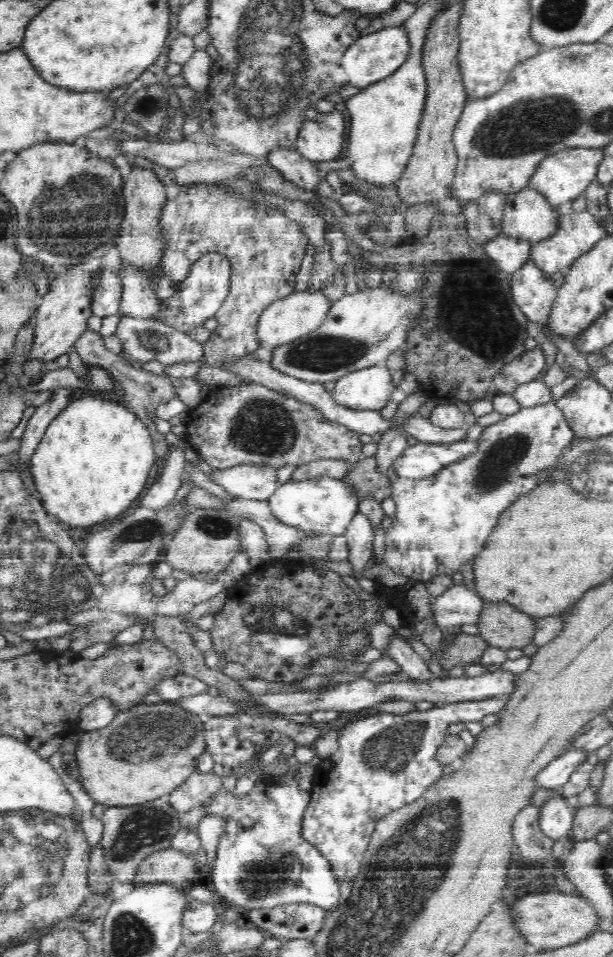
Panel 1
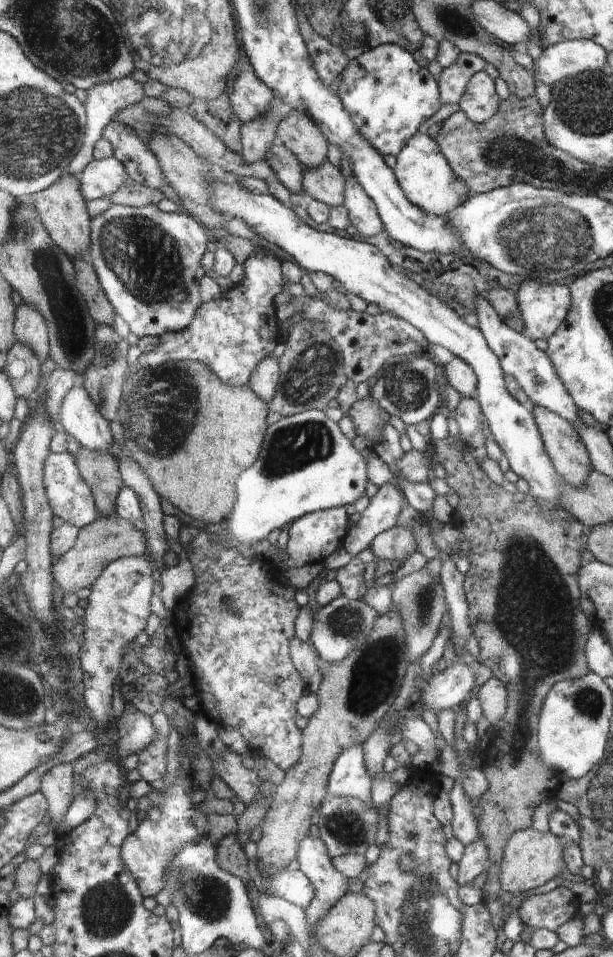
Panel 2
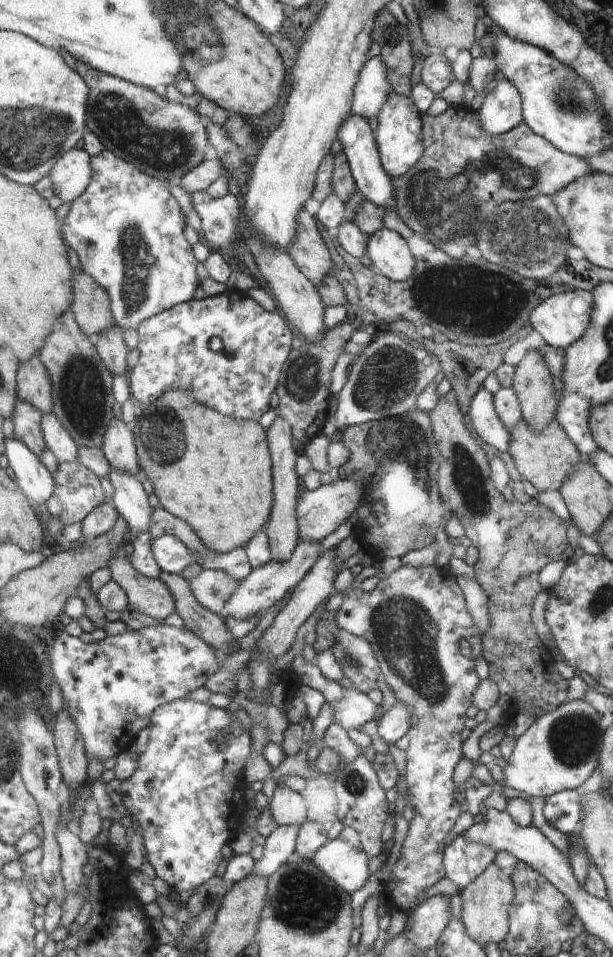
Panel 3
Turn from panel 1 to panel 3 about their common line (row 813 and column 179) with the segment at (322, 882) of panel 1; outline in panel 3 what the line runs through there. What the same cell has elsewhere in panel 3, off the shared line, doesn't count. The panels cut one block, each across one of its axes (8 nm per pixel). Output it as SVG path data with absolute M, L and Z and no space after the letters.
M109 149L92 157L92 168L92 184L73 202L69 215L62 222L64 234L70 246L79 255L83 270L94 276L100 286L108 290L117 324L124 330L138 330L149 318L194 299L200 286L200 262L196 260L192 243L186 236L188 222L180 202L172 194L171 181L163 181L147 174Z

